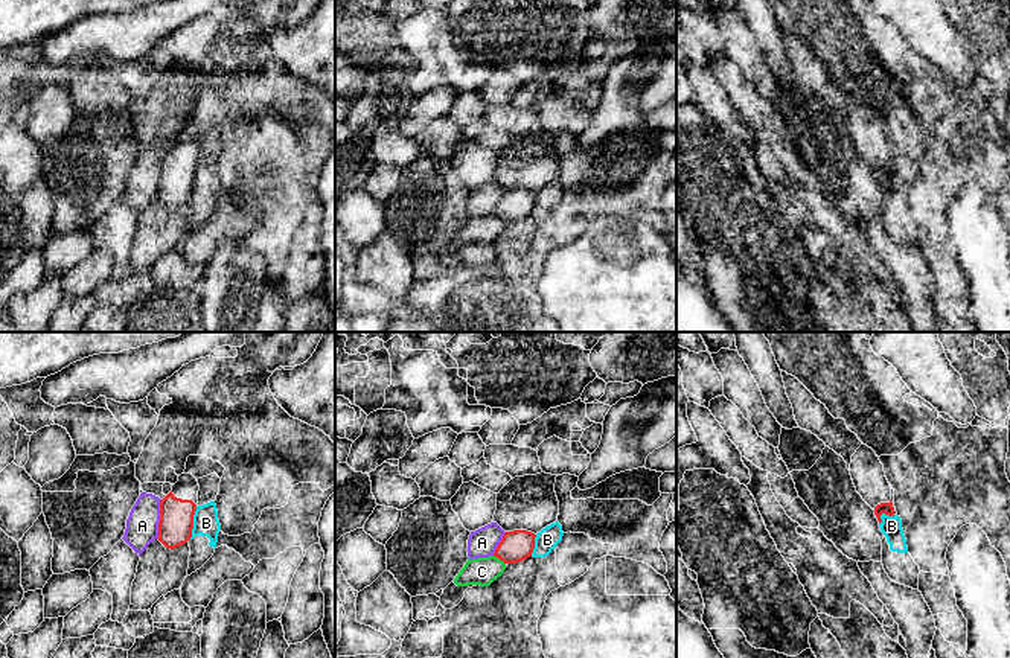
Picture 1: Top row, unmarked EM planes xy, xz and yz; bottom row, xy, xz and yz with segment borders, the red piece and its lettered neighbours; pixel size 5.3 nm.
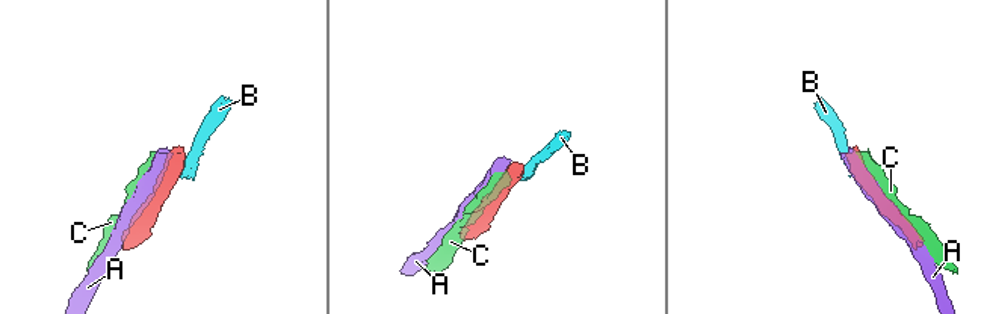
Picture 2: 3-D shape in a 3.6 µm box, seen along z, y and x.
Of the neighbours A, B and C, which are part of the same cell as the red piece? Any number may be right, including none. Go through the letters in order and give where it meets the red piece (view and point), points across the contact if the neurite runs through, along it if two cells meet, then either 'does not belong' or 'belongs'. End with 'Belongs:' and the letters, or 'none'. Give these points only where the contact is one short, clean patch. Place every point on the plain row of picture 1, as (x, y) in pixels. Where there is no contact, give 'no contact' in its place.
A: contact xy (160, 178); does not belong
B: contact xy (192, 182); border xy (197, 165), (192, 195), (189, 198); does not belong
C: contact xz (500, 218); does not belong
Belongs: none

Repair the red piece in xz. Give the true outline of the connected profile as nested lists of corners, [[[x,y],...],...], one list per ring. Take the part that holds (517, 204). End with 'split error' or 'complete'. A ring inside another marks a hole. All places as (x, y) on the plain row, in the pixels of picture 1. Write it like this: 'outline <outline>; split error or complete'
outline [[[527,189],[506,190],[494,215],[504,222],[516,222],[532,215],[536,193]]]; complete

